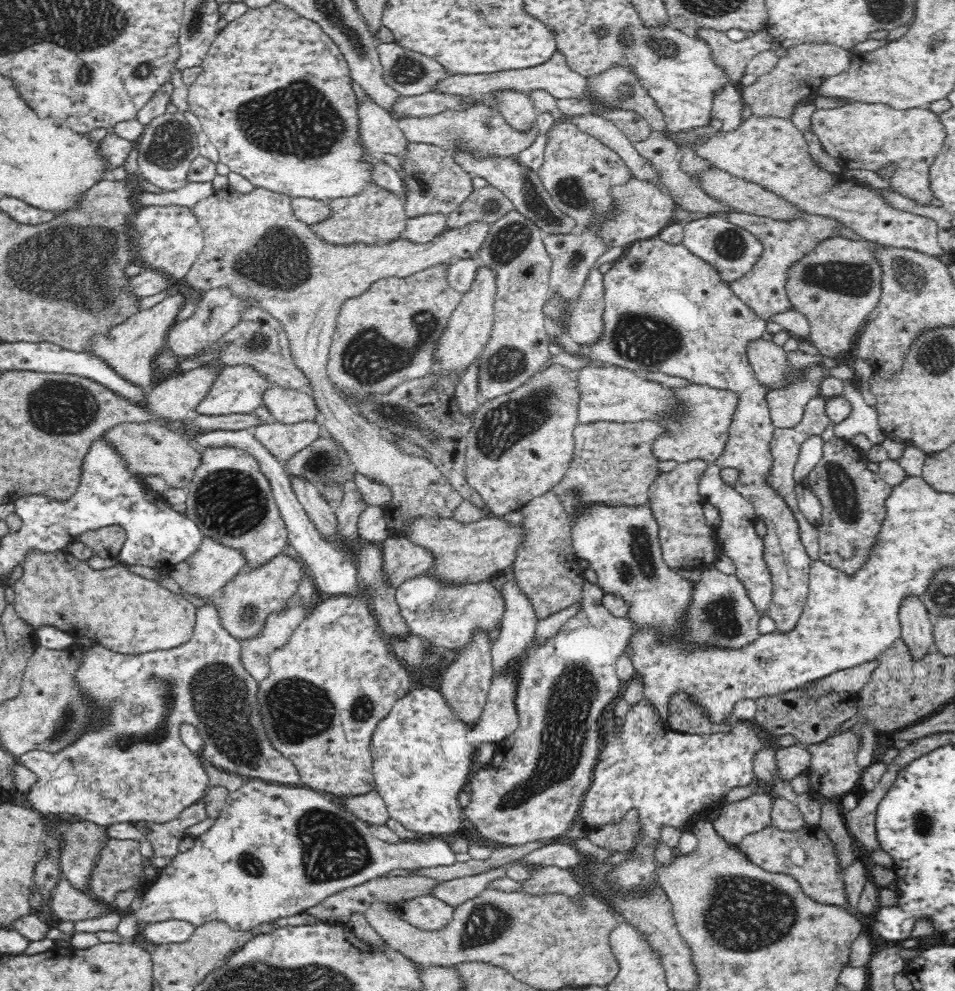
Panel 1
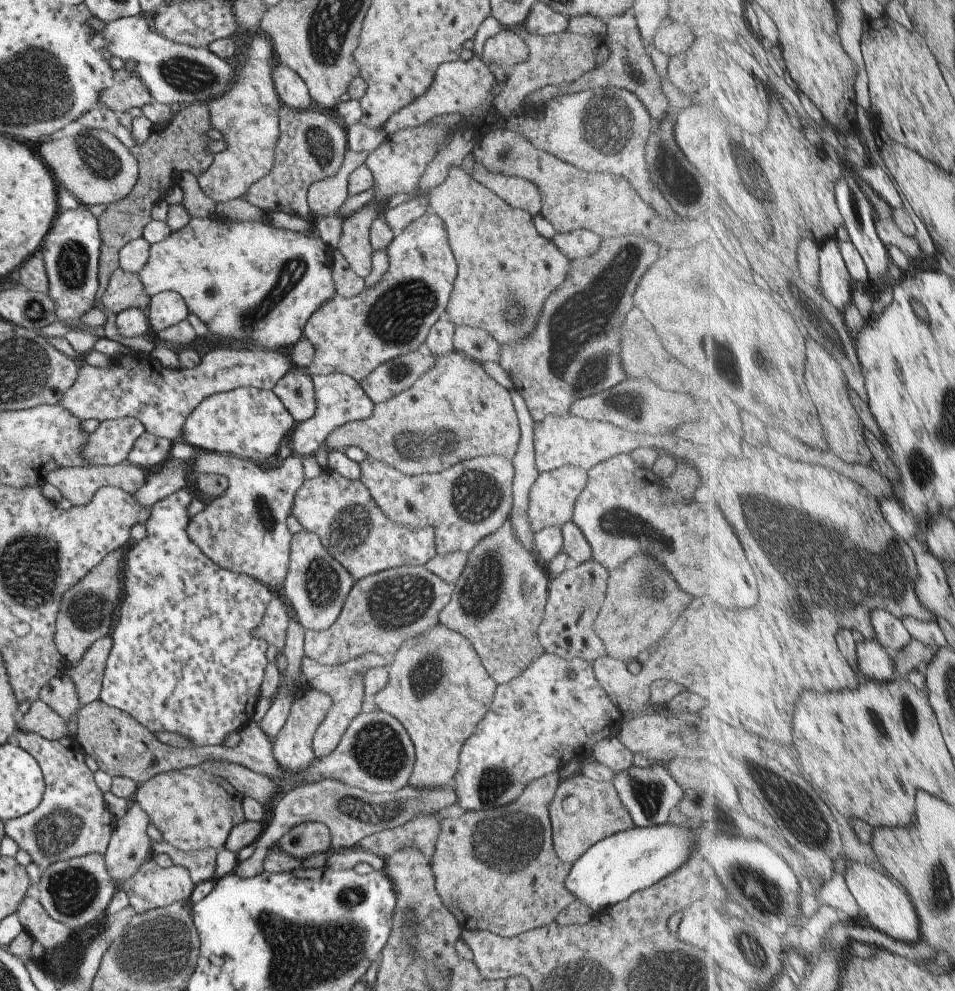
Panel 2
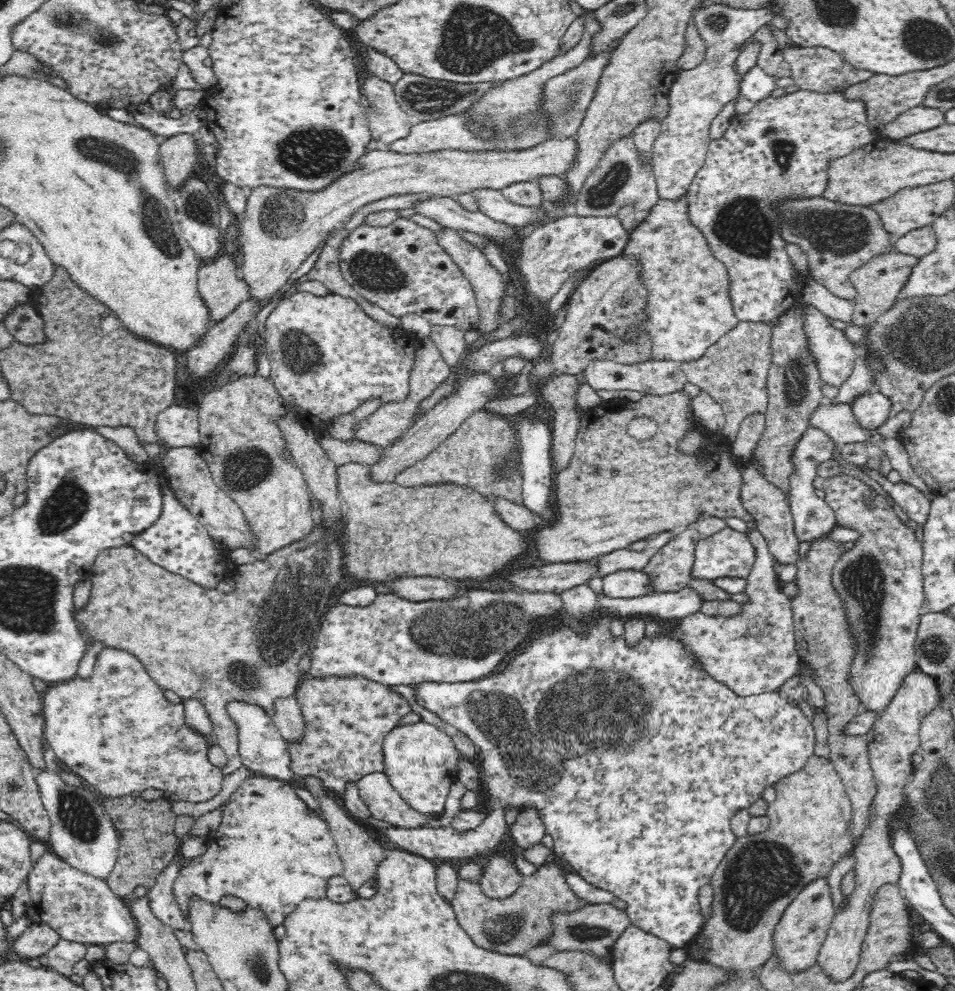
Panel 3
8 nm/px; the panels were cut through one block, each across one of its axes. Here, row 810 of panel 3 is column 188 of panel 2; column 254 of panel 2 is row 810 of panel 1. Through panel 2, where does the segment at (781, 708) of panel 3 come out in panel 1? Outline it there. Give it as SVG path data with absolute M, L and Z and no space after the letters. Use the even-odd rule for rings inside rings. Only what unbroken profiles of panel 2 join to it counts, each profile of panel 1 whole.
M644 698L638 705L631 707L623 720L619 737L614 734L615 717L608 719L604 728L605 743L600 749L598 760L594 764L590 788L583 795L578 810L577 820L588 826L589 830L597 829L608 823L619 823L623 816L636 810L640 815L640 834L636 838L633 852L639 854L633 859L622 861L606 874L606 881L614 887L632 891L647 891L654 888L657 880L655 850L660 838L662 826L673 826L681 831L680 826L690 823L694 826L700 819L709 820L711 809L721 807L719 802L731 789L750 784L756 780L753 769L753 758L762 748L776 749L775 737L767 734L754 721L734 720L730 732L718 734L686 734L674 731L659 720L657 712Z

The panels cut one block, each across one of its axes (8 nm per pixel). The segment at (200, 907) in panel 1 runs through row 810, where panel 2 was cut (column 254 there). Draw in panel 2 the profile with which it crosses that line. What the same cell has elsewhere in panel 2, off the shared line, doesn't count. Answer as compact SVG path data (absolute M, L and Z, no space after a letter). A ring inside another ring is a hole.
M212 214L209 217L198 218L192 217L190 222L177 230L171 232L170 236L167 236L162 242L151 244L149 250L149 257L146 261L145 267L140 269L138 273L142 284L144 285L145 291L150 295L154 296L162 291L174 291L177 292L186 303L187 309L192 314L196 314L202 322L206 325L206 328L216 338L220 340L226 340L231 342L232 348L236 349L268 349L268 350L284 350L288 352L291 348L302 338L304 327L308 322L308 319L325 303L328 302L332 297L335 296L335 284L333 276L330 272L330 248L322 241L319 232L314 228L313 233L305 232L292 232L276 228L266 219L258 222L246 221L236 222L228 219L224 219L218 215Z

